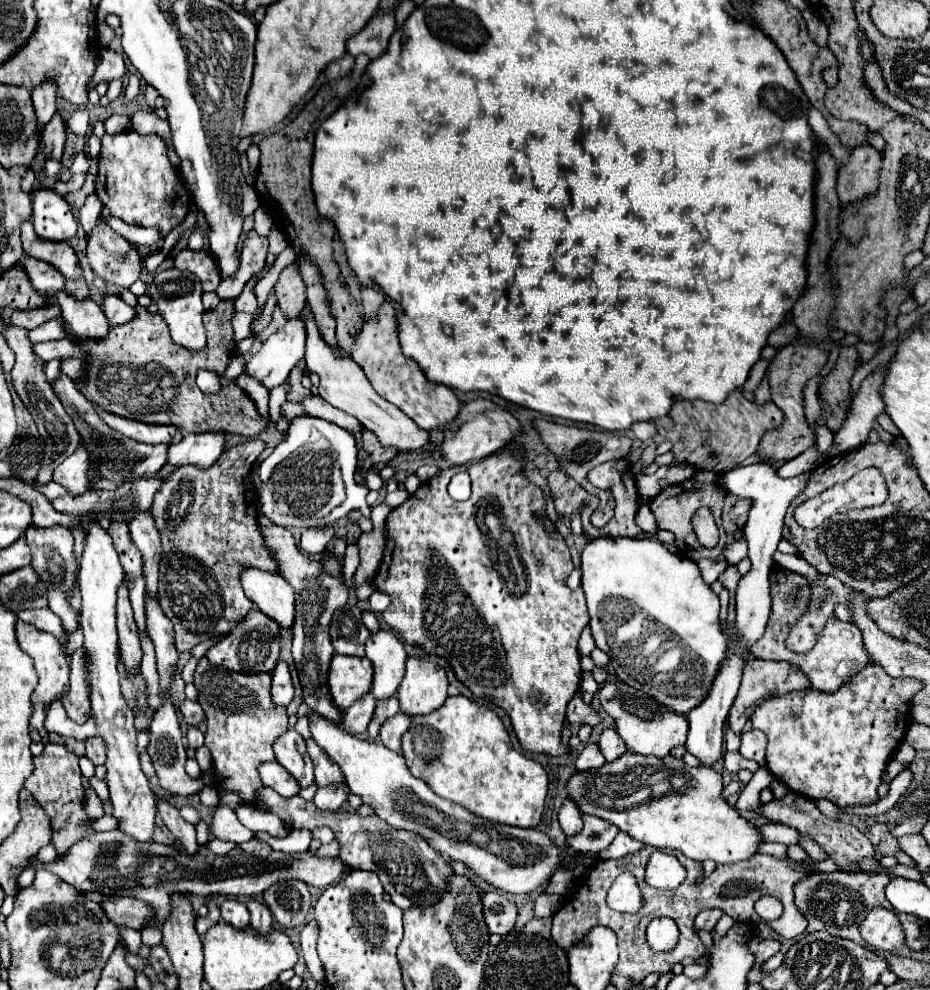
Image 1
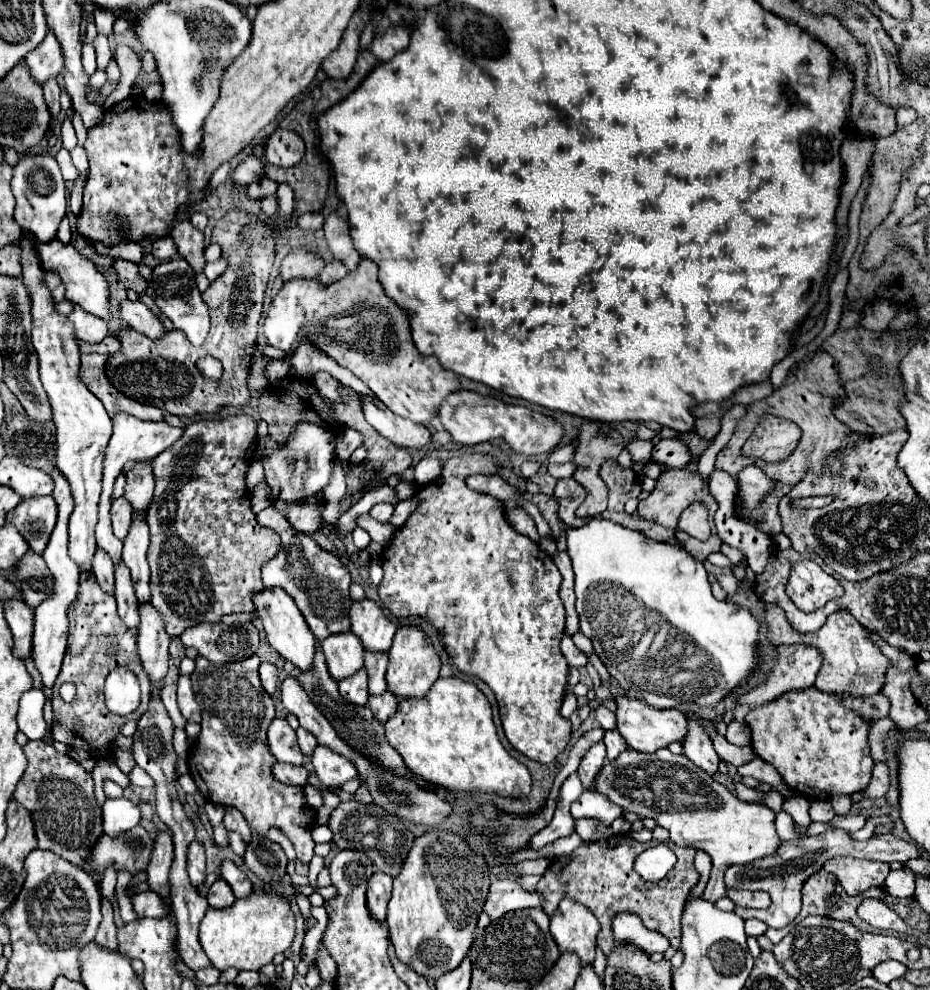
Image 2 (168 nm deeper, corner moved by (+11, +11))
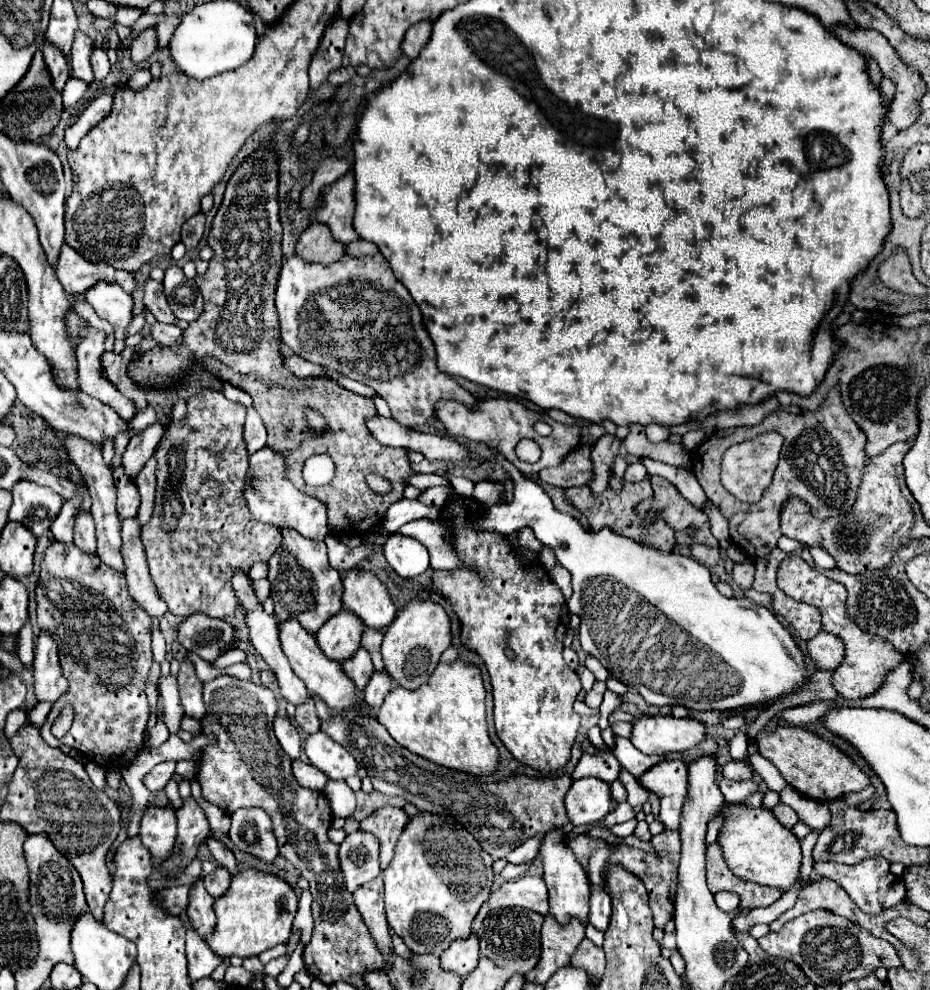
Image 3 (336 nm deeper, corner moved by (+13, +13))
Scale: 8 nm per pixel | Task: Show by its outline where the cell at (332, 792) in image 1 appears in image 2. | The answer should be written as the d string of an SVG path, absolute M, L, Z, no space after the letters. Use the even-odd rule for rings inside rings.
M322 744L316 746L312 754L312 764L322 786L328 790L336 790L344 782L358 778L358 770L354 770L354 762L342 758L342 754L334 754L334 750Z

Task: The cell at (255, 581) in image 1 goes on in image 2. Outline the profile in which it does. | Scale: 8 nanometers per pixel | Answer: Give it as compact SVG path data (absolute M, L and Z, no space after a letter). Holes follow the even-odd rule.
M266 588L262 594L254 596L254 604L256 604L256 612L260 614L260 620L264 624L270 646L286 662L292 662L302 672L312 670L312 662L314 662L314 654L316 654L316 636L310 632L308 624L304 622L304 616L300 614L298 606L294 604L294 600L282 588L274 588L274 590Z

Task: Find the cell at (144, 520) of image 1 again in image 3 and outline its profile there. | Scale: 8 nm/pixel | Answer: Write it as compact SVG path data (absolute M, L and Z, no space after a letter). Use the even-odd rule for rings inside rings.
M154 422L152 426L142 430L140 436L136 436L136 440L128 442L128 448L122 456L122 468L130 480L136 480L140 470L152 458L162 434L164 434L164 426L160 422Z

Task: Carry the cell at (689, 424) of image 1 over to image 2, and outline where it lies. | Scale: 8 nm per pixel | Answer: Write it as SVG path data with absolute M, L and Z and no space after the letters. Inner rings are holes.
M766 415L742 448L742 455L758 456L764 462L782 462L793 452L801 438L799 427L784 418Z

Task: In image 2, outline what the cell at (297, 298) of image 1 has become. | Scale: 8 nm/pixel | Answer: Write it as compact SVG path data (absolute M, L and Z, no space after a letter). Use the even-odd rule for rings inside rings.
M294 248L282 262L280 276L288 278L316 278L324 268L324 260L316 252Z

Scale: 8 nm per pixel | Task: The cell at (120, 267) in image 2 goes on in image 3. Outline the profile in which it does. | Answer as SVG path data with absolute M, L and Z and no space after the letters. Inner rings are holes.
M146 278L146 282L144 282L144 306L154 314L154 318L158 322L172 324L176 320L172 310L168 308L166 296L162 292L162 284L152 278Z

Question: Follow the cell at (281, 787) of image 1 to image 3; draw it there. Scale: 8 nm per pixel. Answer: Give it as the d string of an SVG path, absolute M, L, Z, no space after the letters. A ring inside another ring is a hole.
M302 760L292 762L292 772L294 772L296 782L310 790L322 790L324 784L328 782L328 778L318 768L314 768L312 764L306 764Z

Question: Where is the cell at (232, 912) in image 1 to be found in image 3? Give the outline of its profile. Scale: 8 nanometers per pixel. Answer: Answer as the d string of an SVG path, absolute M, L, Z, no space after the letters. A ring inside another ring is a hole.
M216 868L212 874L206 874L204 876L204 884L208 888L208 892L214 896L214 898L220 898L224 896L224 892L228 892L230 888L230 882L232 882L232 874L224 868Z

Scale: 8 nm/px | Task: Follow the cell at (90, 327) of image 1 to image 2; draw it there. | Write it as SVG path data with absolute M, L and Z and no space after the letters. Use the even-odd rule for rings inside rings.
M76 306L68 318L76 326L76 336L86 344L100 344L102 338L108 334L106 322L94 318L92 314L86 314L86 310L82 310L80 306Z

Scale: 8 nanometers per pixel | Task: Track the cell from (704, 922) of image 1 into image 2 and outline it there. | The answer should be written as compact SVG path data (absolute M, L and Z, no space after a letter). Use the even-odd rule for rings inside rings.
M668 748L654 754L624 750L614 762L606 762L596 778L596 792L606 794L622 810L650 816L670 832L670 840L680 847L704 850L712 858L712 872L704 898L716 902L726 896L724 872L732 864L750 864L778 850L782 840L776 834L776 814L758 802L738 800L726 786L718 784L684 754L674 756Z

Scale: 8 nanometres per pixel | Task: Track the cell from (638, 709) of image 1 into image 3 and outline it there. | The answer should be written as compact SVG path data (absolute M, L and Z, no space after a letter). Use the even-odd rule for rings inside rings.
M640 714L632 720L632 744L644 754L664 756L668 752L680 752L694 748L704 738L704 726L694 718L676 718L672 714Z

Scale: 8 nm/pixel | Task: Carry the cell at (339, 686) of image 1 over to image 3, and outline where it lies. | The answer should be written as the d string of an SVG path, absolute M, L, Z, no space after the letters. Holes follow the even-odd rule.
M342 610L316 632L316 640L330 660L344 662L352 658L360 648L362 632L364 624L360 624L360 620L356 620L356 616L350 612Z

